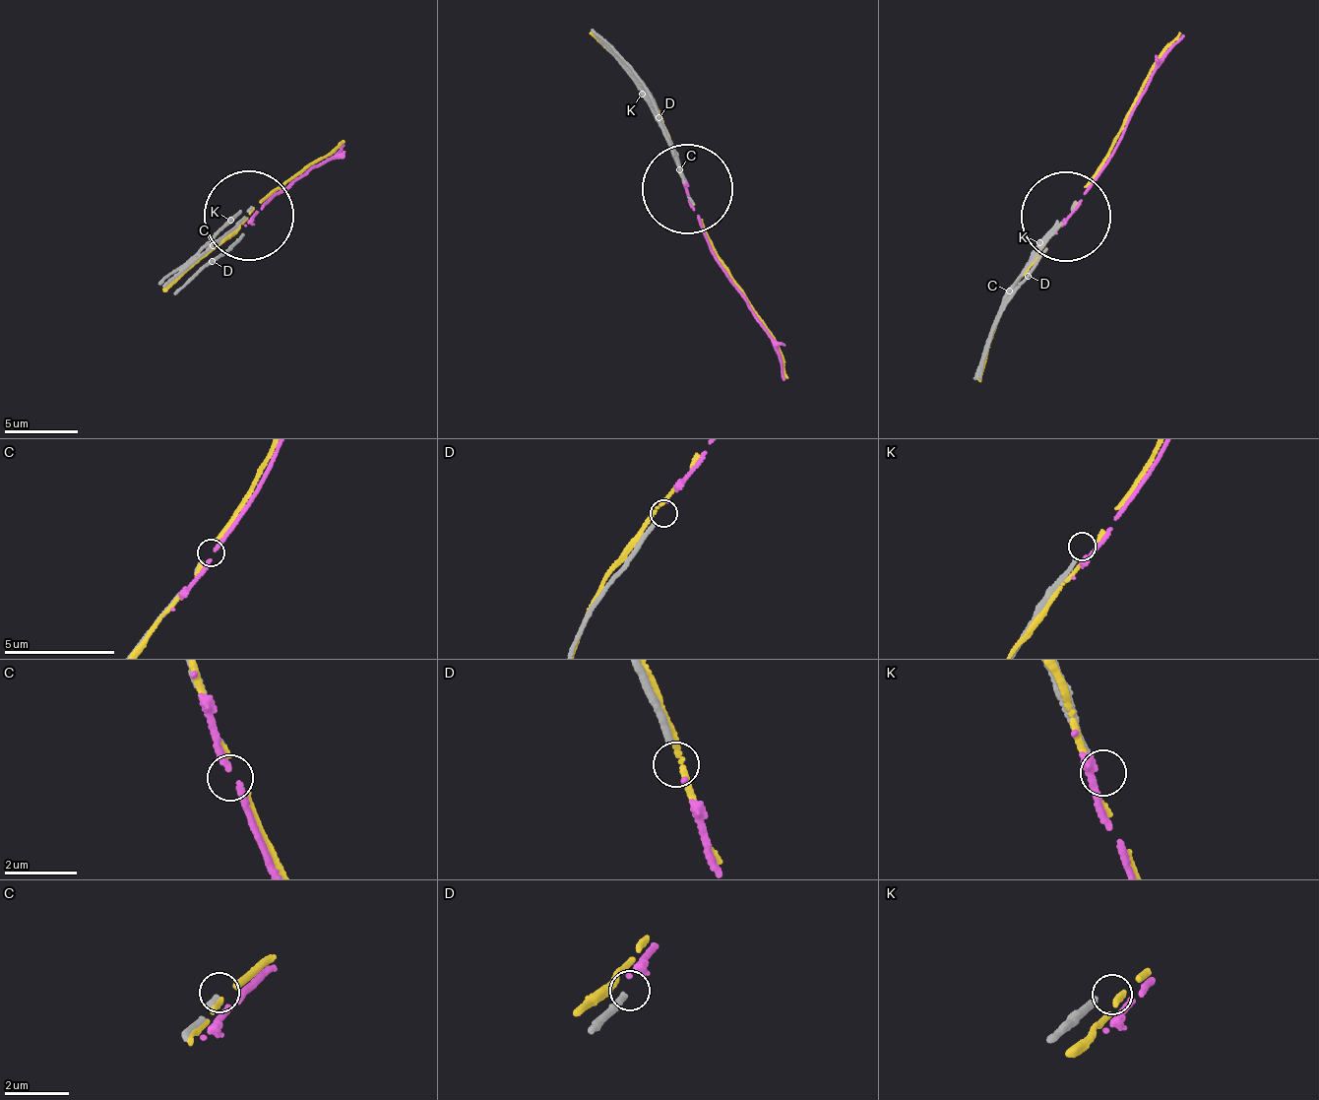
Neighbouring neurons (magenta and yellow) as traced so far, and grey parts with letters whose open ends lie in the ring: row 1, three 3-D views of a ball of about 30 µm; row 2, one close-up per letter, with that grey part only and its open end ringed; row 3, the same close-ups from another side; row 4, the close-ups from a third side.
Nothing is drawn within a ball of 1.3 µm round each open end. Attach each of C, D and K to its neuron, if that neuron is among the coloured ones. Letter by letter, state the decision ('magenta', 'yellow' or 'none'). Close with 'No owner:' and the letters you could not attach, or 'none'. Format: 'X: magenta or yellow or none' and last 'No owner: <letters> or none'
C: none
D: none
K: none
No owner: C, D, K

